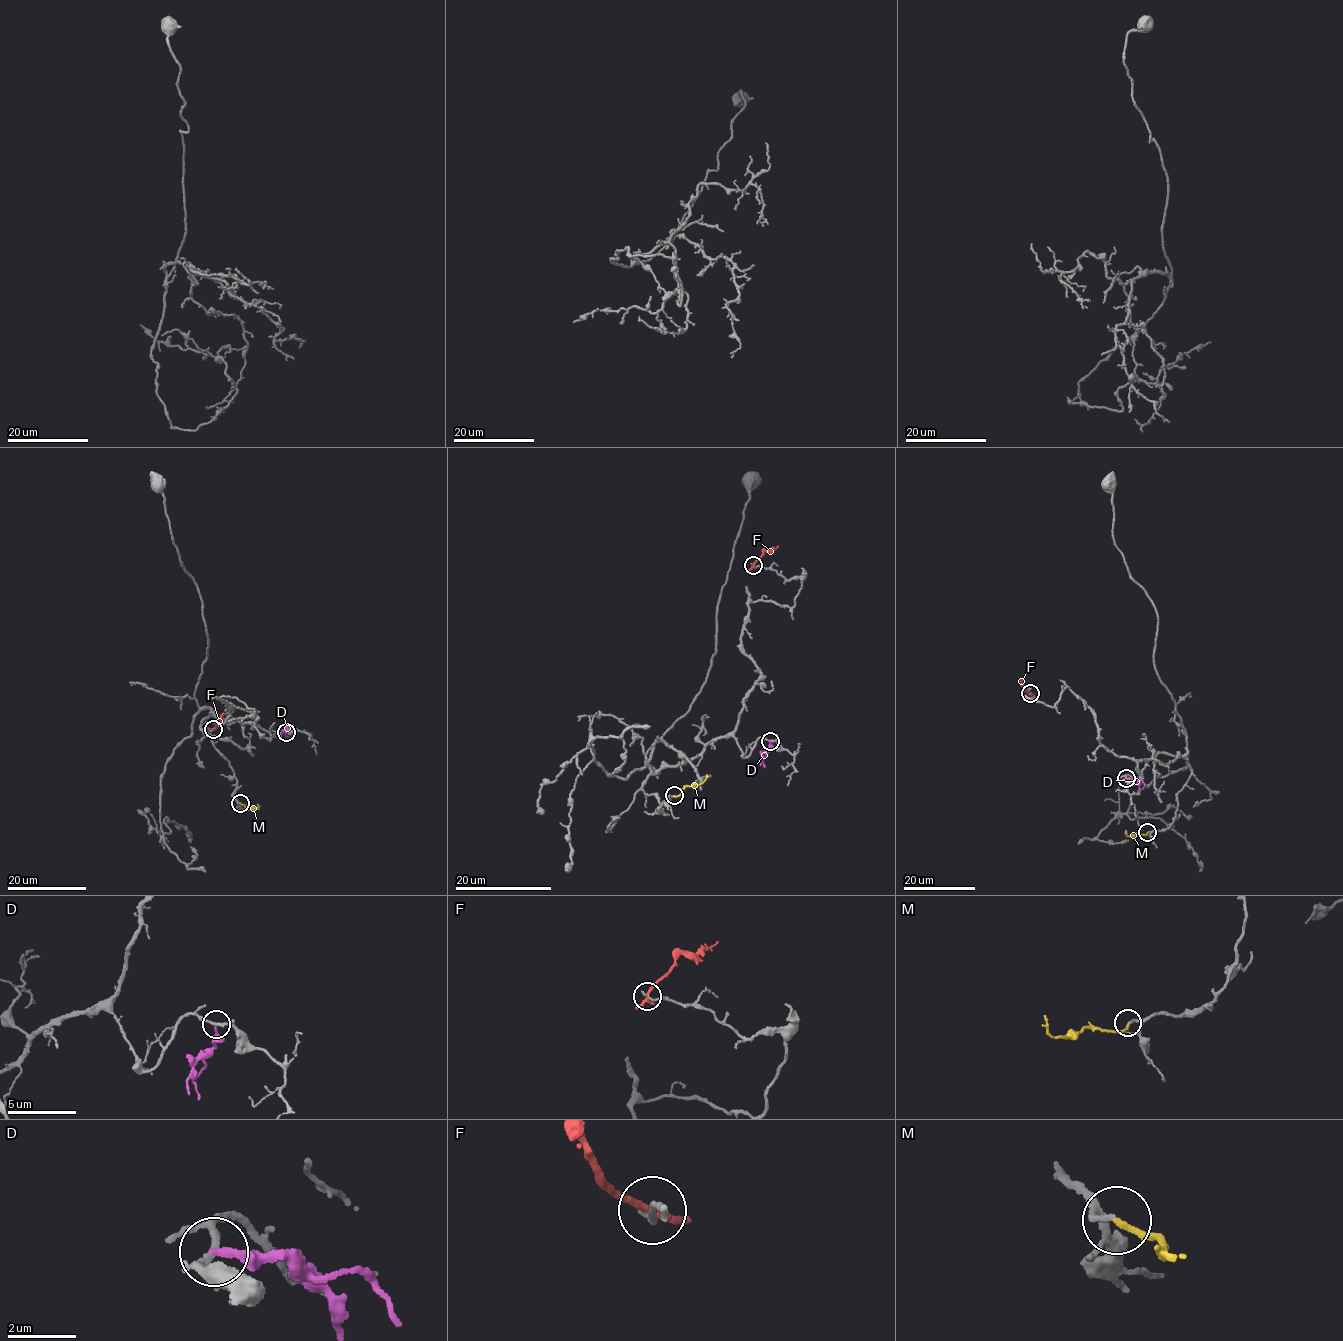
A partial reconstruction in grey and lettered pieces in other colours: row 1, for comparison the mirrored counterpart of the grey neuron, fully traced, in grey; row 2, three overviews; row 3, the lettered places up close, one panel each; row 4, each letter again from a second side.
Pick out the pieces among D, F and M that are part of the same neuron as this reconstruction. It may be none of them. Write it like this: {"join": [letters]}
{"join": ["M"]}

